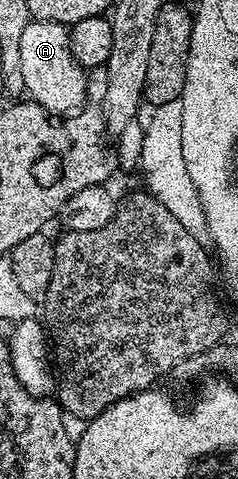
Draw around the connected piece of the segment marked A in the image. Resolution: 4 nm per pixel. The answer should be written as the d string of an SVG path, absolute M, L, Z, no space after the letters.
M31 19L30 24L24 26L24 35L20 38L20 74L28 96L30 92L29 99L59 118L79 111L86 104L88 72L72 58L67 25L54 20Z

